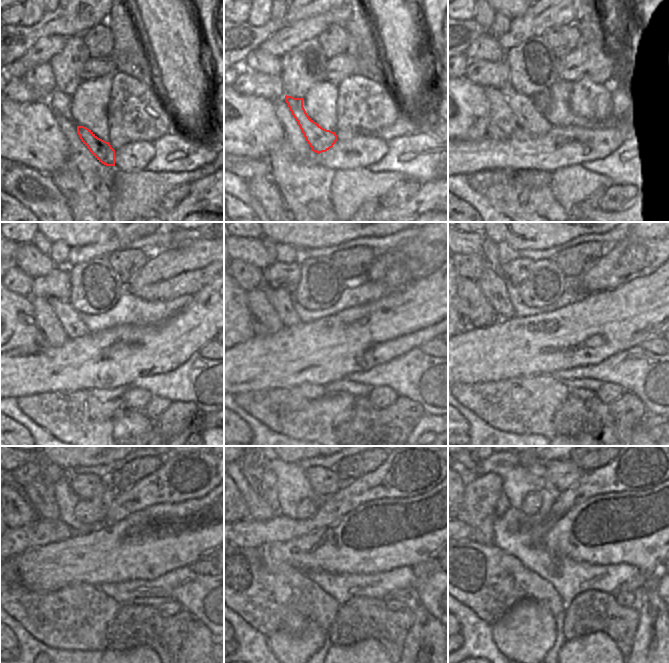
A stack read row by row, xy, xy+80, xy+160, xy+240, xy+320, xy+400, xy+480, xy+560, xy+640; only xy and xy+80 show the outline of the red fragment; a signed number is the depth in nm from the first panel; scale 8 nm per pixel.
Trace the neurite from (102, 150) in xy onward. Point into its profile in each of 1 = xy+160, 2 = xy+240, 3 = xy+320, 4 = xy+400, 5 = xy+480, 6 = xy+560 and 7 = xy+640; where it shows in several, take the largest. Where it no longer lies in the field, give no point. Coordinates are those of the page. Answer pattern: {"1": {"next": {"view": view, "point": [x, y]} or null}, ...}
{"1": {"next": {"view": "xy+160", "point": [529, 118]}}, "2": {"next": {"view": "xy+240", "point": [72, 324]}}, "3": {"next": {"view": "xy+320", "point": [280, 299]}}, "4": {"next": {"view": "xy+400", "point": [493, 285]}}, "5": {"next": {"view": "xy+480", "point": [41, 497]}}, "6": {"next": {"view": "xy+560", "point": [254, 476]}}, "7": {"next": {"view": "xy+640", "point": [468, 466]}}}

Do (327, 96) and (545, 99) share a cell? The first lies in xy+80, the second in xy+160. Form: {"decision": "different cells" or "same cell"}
{"decision": "same cell"}

